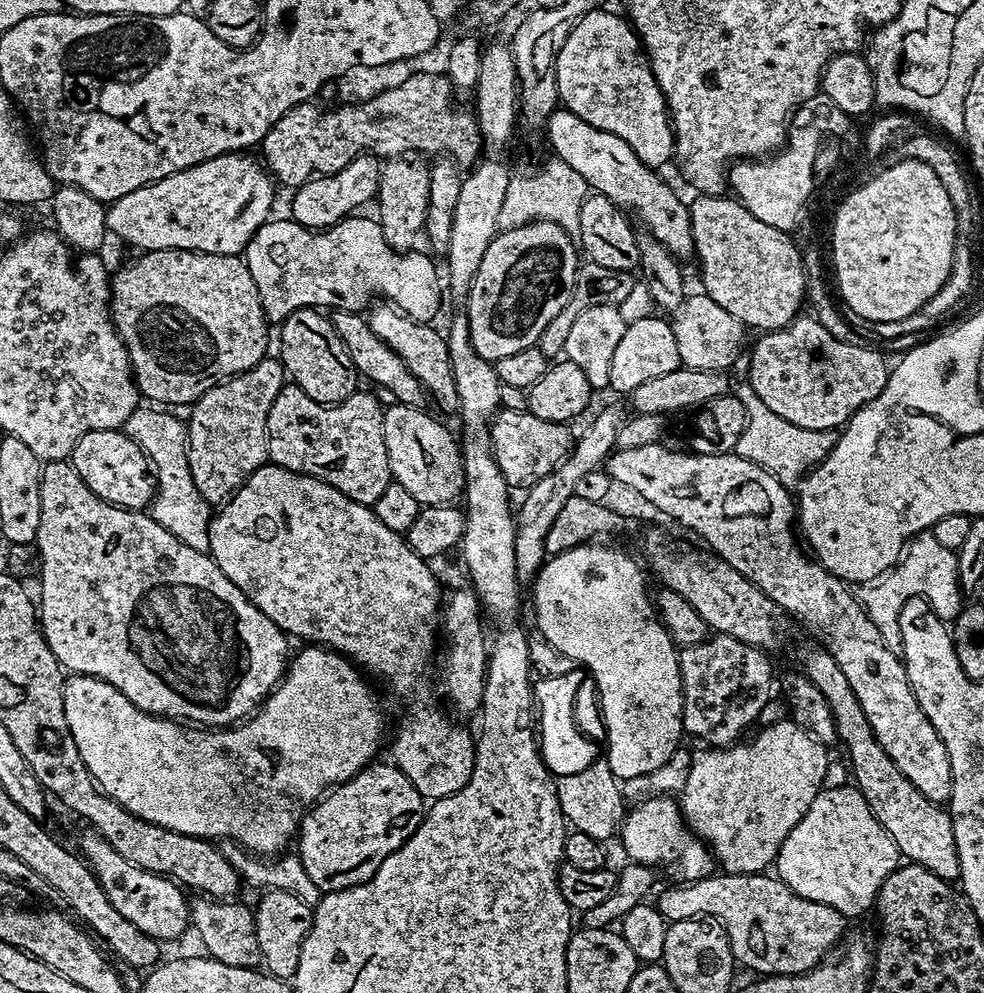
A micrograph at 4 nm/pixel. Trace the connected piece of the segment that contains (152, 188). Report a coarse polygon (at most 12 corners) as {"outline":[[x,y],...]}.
{"outline":[[227,152],[107,205],[144,252],[240,256],[274,181]]}

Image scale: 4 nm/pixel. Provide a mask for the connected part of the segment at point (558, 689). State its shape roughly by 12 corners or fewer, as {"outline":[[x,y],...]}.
{"outline":[[586,674],[533,683],[540,756],[555,777],[599,759],[574,710]]}

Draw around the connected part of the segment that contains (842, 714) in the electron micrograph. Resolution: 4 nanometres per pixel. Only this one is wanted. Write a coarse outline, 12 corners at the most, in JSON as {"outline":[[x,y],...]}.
{"outline":[[828,649],[802,653],[846,764],[905,861],[959,881],[952,817],[896,769]]}

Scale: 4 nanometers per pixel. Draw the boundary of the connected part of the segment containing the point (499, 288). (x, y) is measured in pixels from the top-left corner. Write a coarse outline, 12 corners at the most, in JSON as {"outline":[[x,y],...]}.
{"outline":[[562,226],[506,228],[466,303],[490,361],[537,347],[582,256]]}

